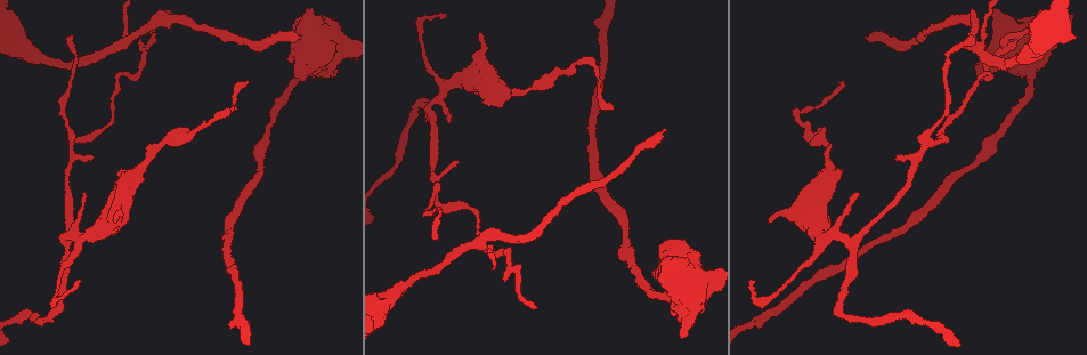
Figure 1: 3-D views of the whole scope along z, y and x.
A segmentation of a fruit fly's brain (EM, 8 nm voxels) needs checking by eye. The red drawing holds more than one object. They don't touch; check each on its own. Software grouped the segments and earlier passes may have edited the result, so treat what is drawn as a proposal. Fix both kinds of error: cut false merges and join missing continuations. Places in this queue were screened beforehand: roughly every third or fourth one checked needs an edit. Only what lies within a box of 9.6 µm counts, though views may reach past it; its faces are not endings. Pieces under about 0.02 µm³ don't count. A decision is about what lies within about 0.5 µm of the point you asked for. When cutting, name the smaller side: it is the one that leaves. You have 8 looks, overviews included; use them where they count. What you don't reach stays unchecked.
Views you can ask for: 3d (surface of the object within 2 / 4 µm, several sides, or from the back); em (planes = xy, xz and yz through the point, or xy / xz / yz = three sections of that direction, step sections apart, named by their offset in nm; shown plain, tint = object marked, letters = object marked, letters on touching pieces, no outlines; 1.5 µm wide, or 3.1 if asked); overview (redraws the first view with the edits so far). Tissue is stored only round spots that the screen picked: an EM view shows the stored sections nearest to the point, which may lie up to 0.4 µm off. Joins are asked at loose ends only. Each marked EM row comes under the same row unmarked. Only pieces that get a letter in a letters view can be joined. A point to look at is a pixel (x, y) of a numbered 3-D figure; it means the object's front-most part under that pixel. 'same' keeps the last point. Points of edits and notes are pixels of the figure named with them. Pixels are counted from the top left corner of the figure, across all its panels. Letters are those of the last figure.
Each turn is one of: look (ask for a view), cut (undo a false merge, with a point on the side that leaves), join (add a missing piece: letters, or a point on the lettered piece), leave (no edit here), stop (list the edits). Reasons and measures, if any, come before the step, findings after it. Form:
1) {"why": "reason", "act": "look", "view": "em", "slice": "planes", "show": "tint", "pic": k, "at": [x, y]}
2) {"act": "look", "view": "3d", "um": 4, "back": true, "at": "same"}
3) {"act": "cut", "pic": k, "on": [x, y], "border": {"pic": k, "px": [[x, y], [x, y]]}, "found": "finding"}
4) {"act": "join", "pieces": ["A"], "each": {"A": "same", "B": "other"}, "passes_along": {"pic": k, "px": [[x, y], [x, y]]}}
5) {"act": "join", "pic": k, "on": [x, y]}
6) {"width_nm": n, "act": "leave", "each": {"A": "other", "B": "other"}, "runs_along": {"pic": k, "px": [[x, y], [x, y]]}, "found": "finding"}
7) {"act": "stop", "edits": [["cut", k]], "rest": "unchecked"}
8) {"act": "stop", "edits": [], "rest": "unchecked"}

{"why": "stops while still wide", "act": "look", "view": "em", "slice": "planes", "show": "tint", "pic": 1, "at": [1049, 52]}

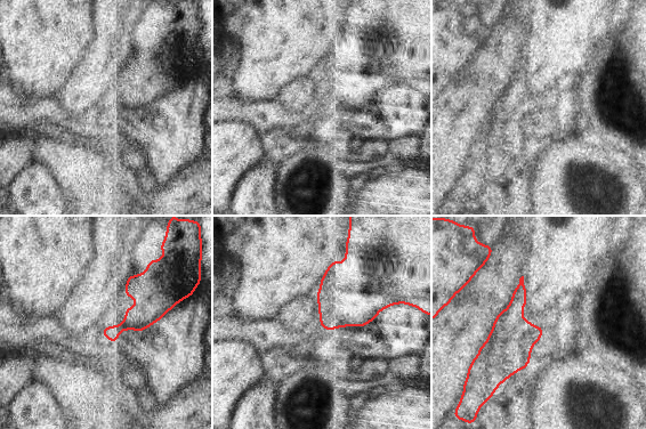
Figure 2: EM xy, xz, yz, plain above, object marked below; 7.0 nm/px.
{"why": "what lies round it", "act": "look", "view": "em", "slice": "planes", "show": "letters", "at": "same"}

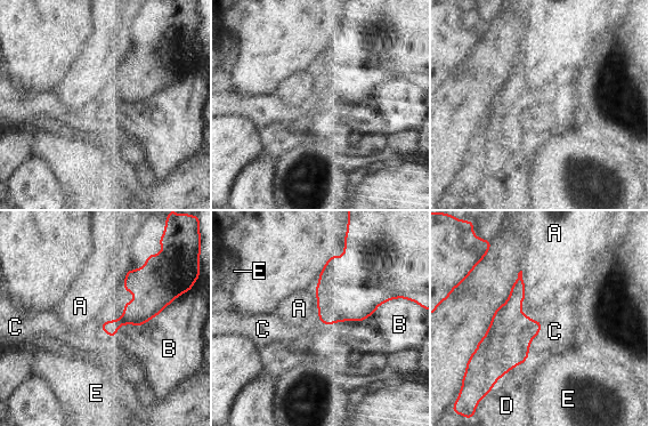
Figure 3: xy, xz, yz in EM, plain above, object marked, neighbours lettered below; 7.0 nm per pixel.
{"act": "leave", "each": {"A": "other", "B": "other", "C": "other", "D": "other", "E": "other"}, "border": {"pic": 3, "px": [[314, 289], [317, 318], [319, 320]]}, "found": "none of them fits"}

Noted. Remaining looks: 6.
{"why": "branch stops here", "act": "look", "view": "em", "slice": "planes", "show": "letters", "pic": 1, "at": [170, 10]}

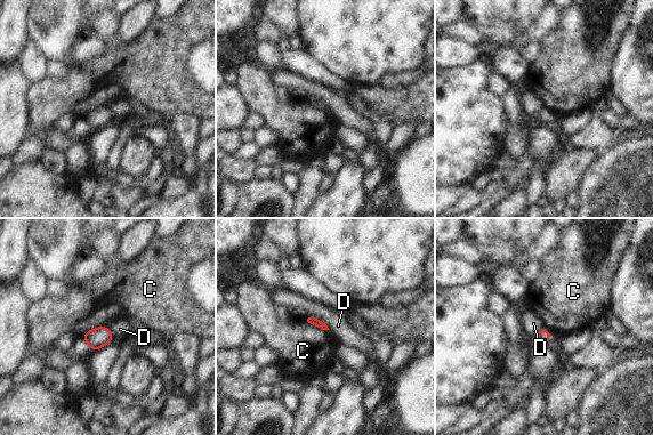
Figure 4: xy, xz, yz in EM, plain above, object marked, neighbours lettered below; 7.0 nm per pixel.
{"longest_contact_nm": ["C", 200], "act": "leave", "each": {"C": "other", "D": "other"}, "border": {"pic": 4, "px": [[306, 315], [320, 319], [329, 329]]}, "found": "none of them fits"}

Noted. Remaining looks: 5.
{"why": "an open end", "act": "look", "view": "em", "slice": "planes", "show": "letters", "pic": 1, "at": [971, 37]}

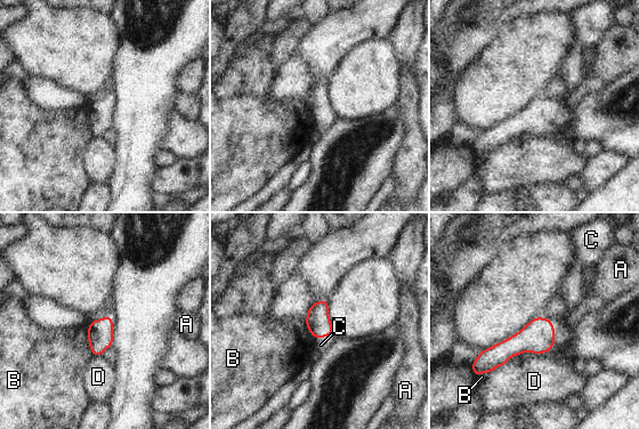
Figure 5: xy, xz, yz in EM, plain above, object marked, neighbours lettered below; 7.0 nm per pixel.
{"longest_contact_nm": ["B", 240], "act": "join", "pieces": ["C"], "each": {"A": "other", "B": "other", "C": "same", "D": "other"}, "found": "it goes on there"}

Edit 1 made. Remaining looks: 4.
{"act": "stop", "edits": [["join", 5]], "rest": "unchecked"}

